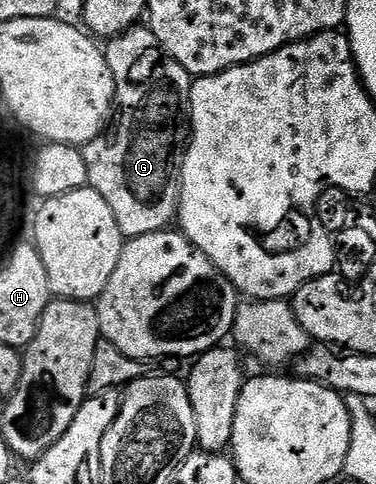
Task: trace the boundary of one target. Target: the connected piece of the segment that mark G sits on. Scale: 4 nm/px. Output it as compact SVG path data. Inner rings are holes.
M143 24L136 26L134 30L126 30L124 34L119 34L110 39L106 43L105 53L115 81L115 100L119 123L115 127L112 125L106 132L98 134L93 141L82 147L83 159L87 165L87 186L97 191L101 196L101 200L105 200L105 204L109 204L109 208L113 211L113 216L117 216L117 228L121 228L124 239L136 238L137 236L145 236L149 232L166 230L176 221L179 212L179 179L181 177L183 155L187 152L191 137L191 83L193 75L185 68L181 68L181 64L177 64L177 60L173 60L173 56L169 56L163 50L163 45L157 40L155 33Z

